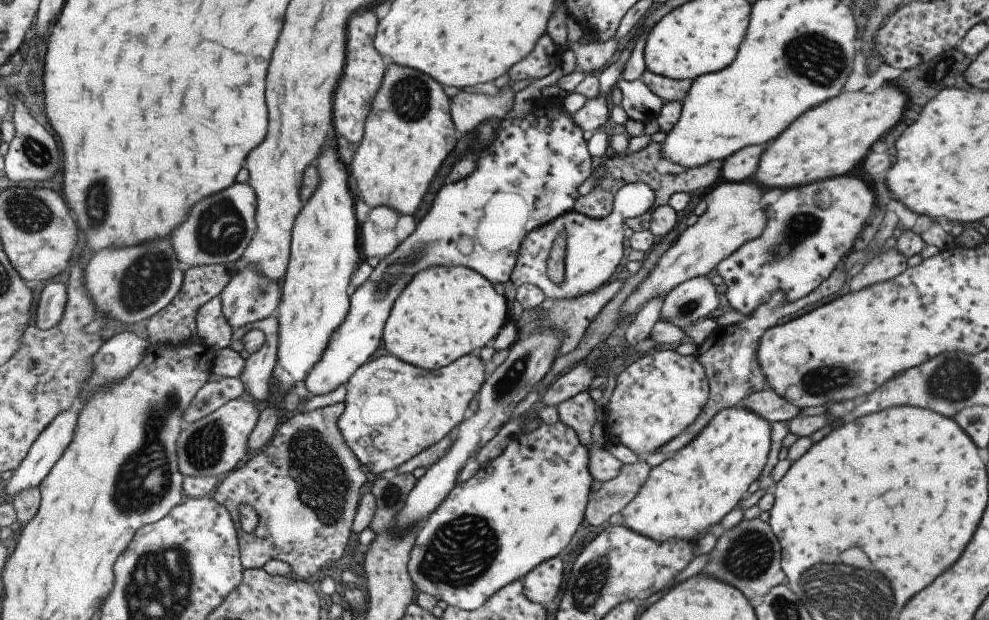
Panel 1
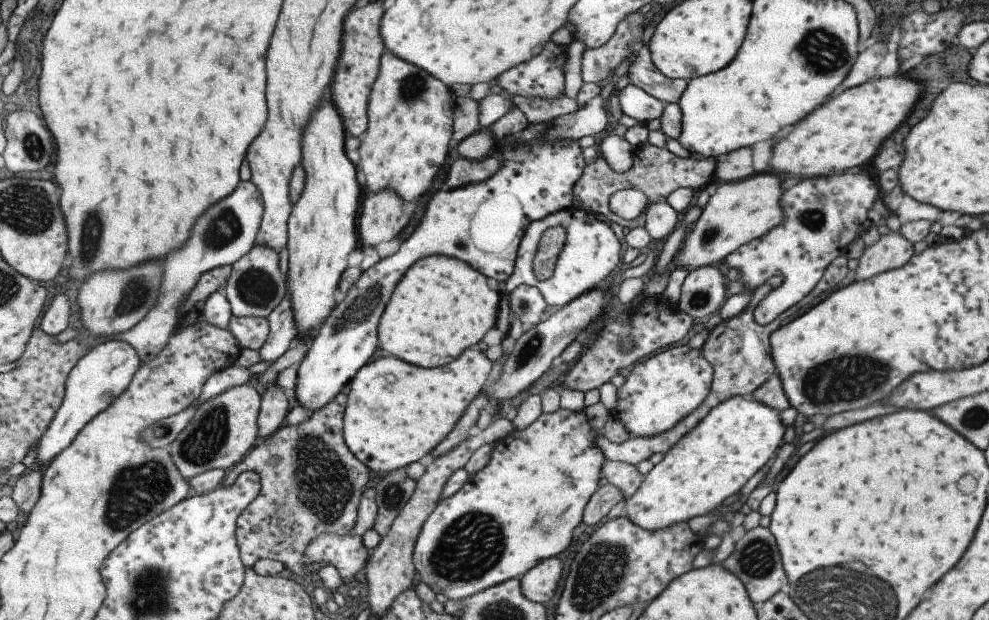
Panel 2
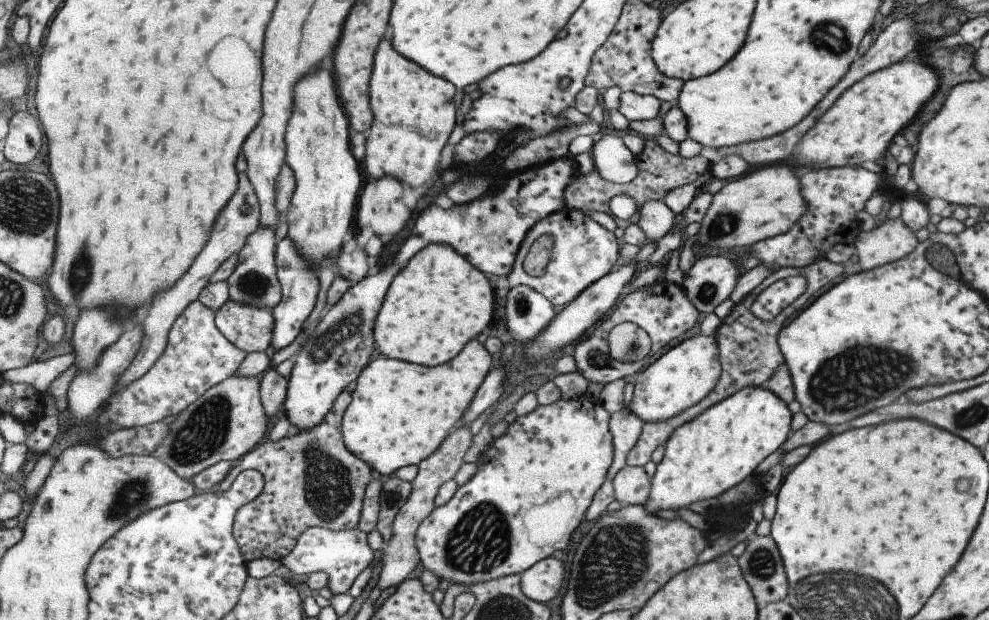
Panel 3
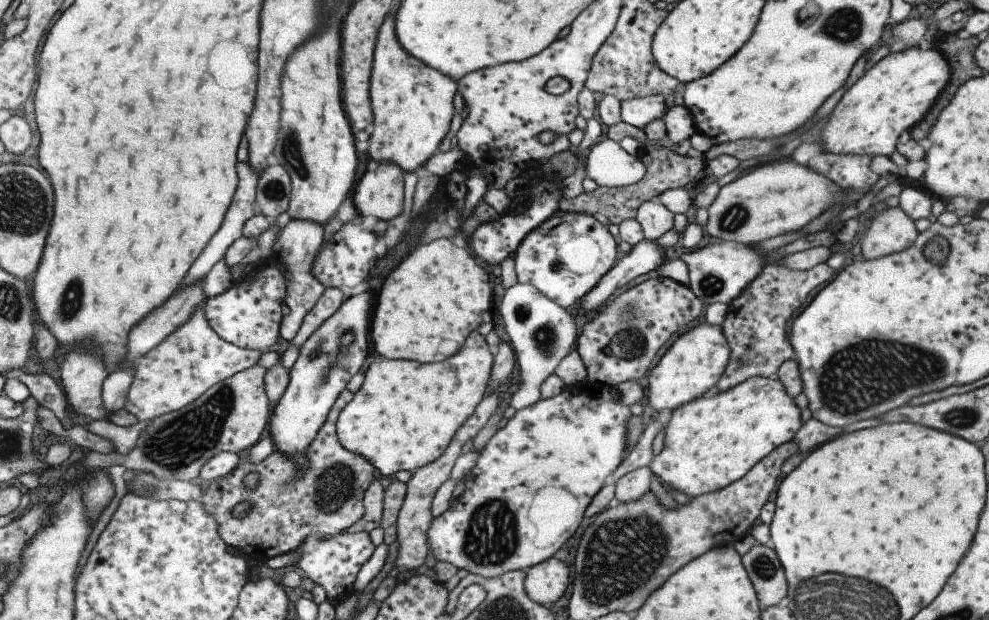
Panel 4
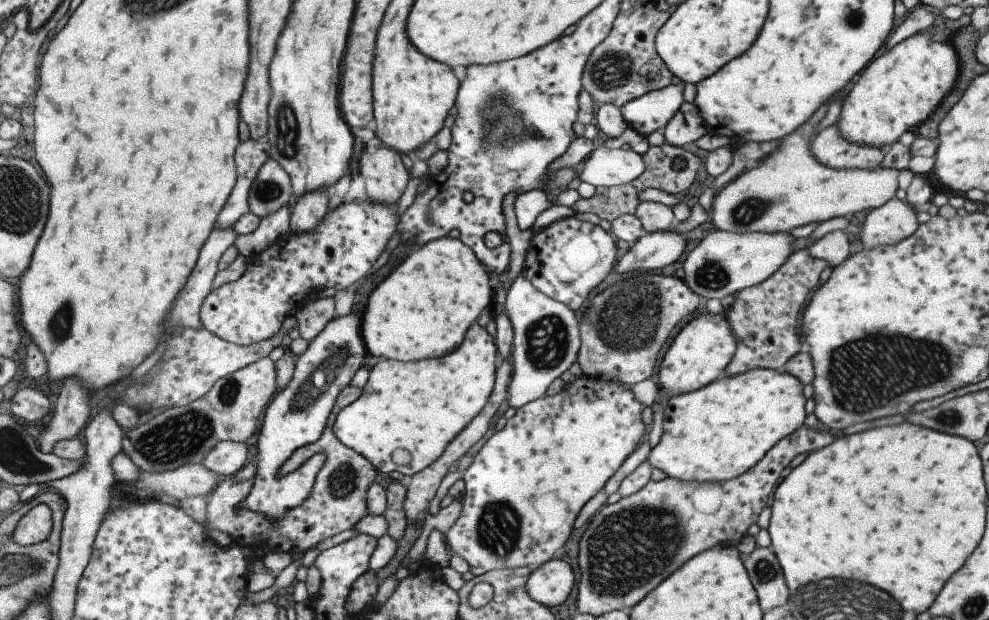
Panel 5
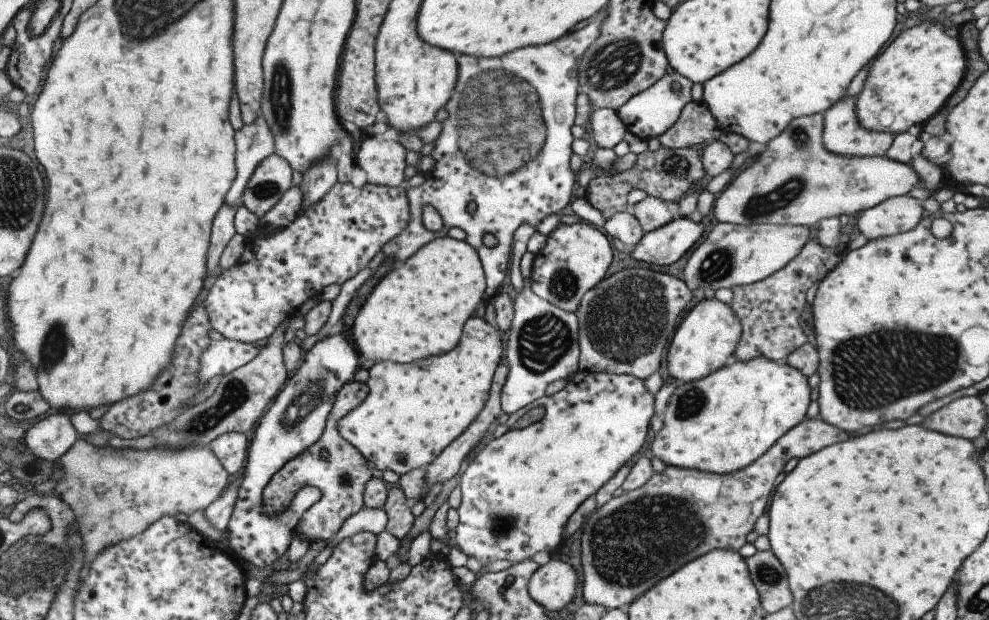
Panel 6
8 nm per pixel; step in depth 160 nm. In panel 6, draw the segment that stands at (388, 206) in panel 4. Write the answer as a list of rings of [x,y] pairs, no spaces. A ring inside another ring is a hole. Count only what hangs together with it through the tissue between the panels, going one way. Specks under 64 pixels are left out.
[[[367,137],[360,144],[355,163],[366,172],[367,182],[398,187],[405,185],[407,151],[401,142]]]

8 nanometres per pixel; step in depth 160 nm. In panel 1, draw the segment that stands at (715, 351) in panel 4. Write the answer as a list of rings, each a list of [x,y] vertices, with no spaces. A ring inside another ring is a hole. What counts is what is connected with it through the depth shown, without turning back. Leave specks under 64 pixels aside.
[[[655,350],[647,356],[641,356],[631,362],[614,377],[606,410],[601,417],[606,431],[611,432],[620,444],[626,446],[639,458],[643,454],[653,452],[663,443],[679,434],[699,414],[708,399],[708,380],[704,368],[699,364],[695,355],[682,355],[676,350]]]

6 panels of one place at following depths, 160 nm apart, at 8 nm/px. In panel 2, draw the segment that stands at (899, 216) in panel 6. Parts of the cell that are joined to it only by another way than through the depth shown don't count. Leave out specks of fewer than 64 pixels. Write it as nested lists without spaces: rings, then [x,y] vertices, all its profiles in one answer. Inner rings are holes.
[[[889,231],[876,242],[865,246],[855,268],[855,281],[899,268],[911,258],[913,245],[899,231]]]

